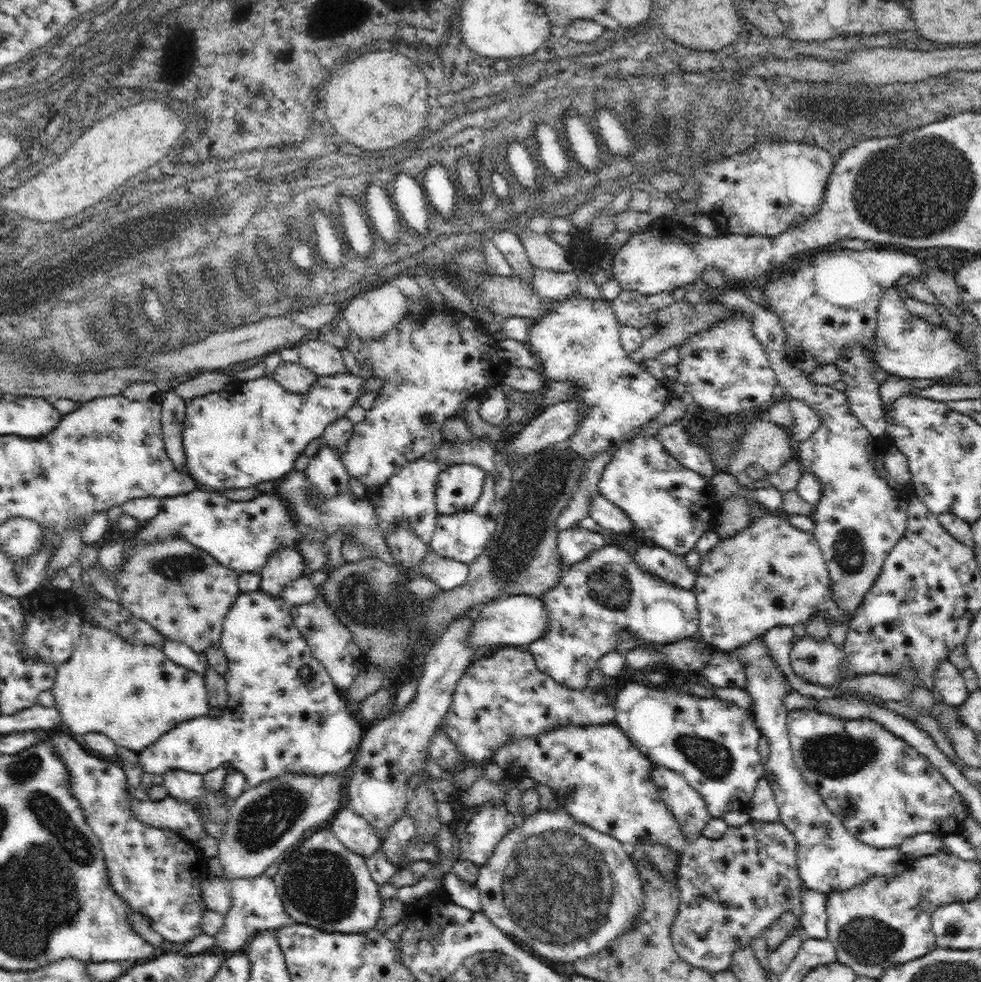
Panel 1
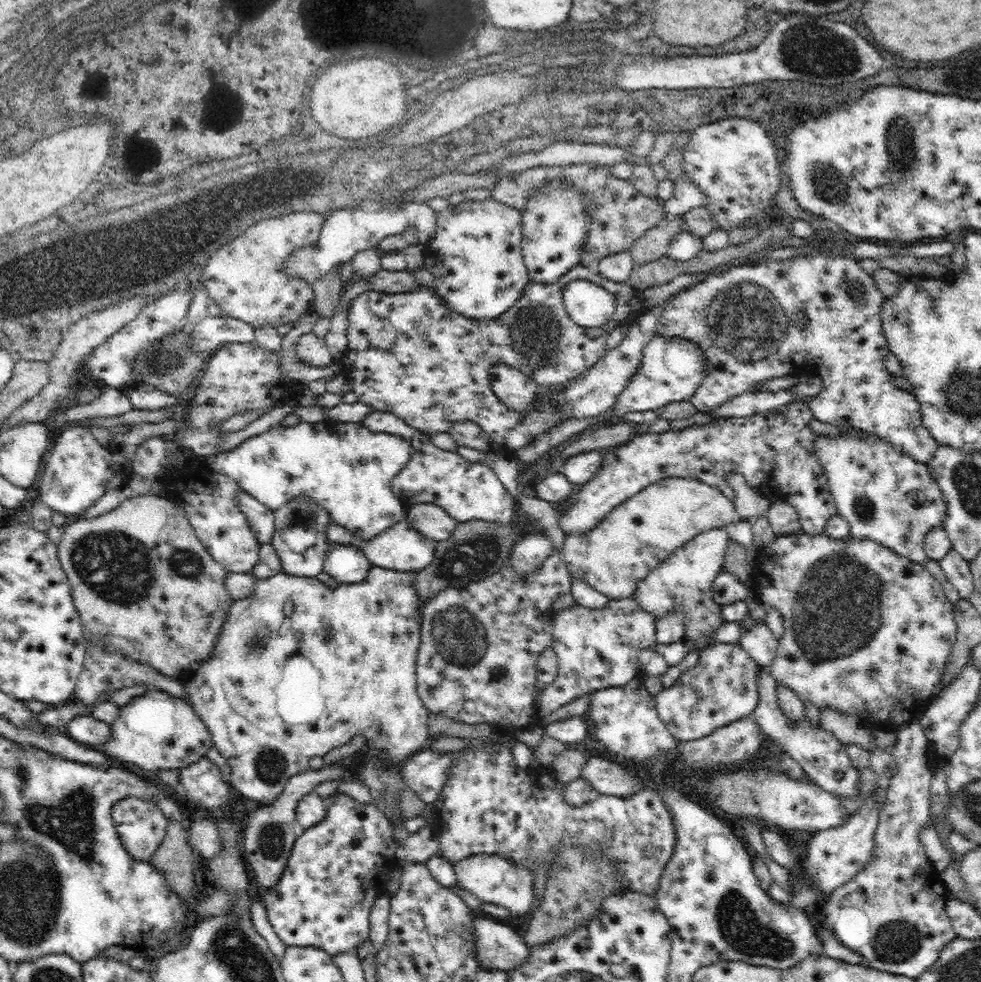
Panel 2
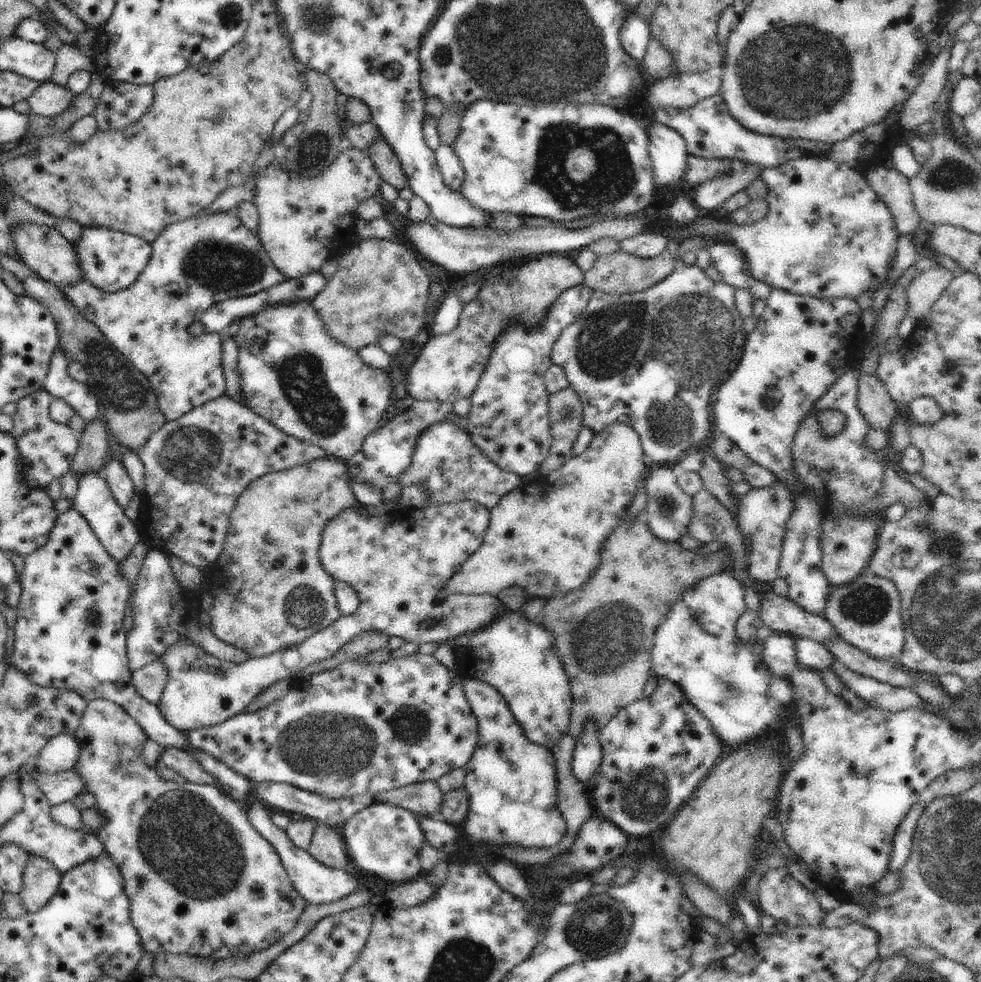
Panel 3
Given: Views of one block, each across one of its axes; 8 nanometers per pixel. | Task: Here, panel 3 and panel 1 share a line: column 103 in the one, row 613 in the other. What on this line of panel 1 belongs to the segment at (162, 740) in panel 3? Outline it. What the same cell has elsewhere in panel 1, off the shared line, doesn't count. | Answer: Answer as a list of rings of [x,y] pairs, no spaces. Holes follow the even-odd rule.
[[[615,544],[604,545],[602,548],[591,552],[588,558],[576,564],[569,565],[563,573],[560,573],[558,584],[554,588],[547,590],[540,599],[549,618],[549,627],[540,638],[534,639],[530,644],[527,644],[525,648],[529,650],[529,653],[533,656],[540,672],[556,680],[559,684],[564,684],[571,690],[584,690],[584,688],[588,687],[588,678],[591,676],[591,671],[596,669],[598,660],[600,660],[604,654],[616,650],[618,640],[620,640],[622,636],[626,636],[626,634],[630,638],[635,638],[636,640],[641,640],[641,642],[647,642],[648,644],[672,644],[699,632],[699,610],[693,589],[684,589],[671,582],[666,582],[664,579],[660,579],[660,576],[650,573],[650,571],[644,567],[640,567],[640,565],[636,563],[634,555],[624,550],[624,548],[618,548]]]

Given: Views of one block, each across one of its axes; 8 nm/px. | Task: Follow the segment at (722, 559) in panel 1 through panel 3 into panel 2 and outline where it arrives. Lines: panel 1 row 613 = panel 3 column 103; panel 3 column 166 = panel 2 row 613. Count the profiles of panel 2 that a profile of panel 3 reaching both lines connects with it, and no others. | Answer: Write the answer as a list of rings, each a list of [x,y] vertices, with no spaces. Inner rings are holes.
[[[802,531],[796,534],[777,536],[772,542],[770,542],[770,544],[766,544],[759,548],[755,556],[755,560],[753,561],[753,573],[755,577],[751,580],[751,592],[754,593],[754,595],[758,595],[758,597],[762,599],[762,603],[764,603],[764,606],[767,609],[774,607],[776,608],[776,610],[779,610],[783,618],[783,627],[785,628],[784,633],[779,639],[776,658],[774,658],[769,668],[771,676],[775,678],[775,682],[778,685],[786,686],[792,689],[792,691],[796,693],[796,695],[800,696],[800,699],[802,699],[803,702],[808,701],[812,703],[815,707],[818,707],[820,711],[825,709],[832,709],[834,711],[838,711],[838,713],[855,715],[864,725],[870,724],[875,728],[892,730],[894,732],[897,732],[898,728],[900,728],[902,724],[914,722],[915,720],[919,719],[927,710],[930,702],[933,701],[933,691],[936,689],[936,686],[943,680],[943,675],[945,672],[944,666],[946,666],[948,657],[950,656],[951,650],[953,649],[954,643],[957,639],[957,624],[953,613],[954,605],[952,604],[952,602],[950,602],[950,600],[946,599],[942,584],[940,584],[937,579],[934,579],[934,577],[932,577],[932,574],[930,573],[930,571],[928,571],[928,569],[926,569],[926,567],[924,567],[924,564],[921,565],[910,559],[907,559],[906,557],[890,550],[890,548],[885,547],[884,545],[880,545],[880,543],[877,543],[876,541],[870,539],[862,540],[854,539],[854,537],[852,537],[844,540],[838,540],[828,536],[828,534],[826,533],[822,533],[816,536],[810,536],[809,534],[806,534]]]

